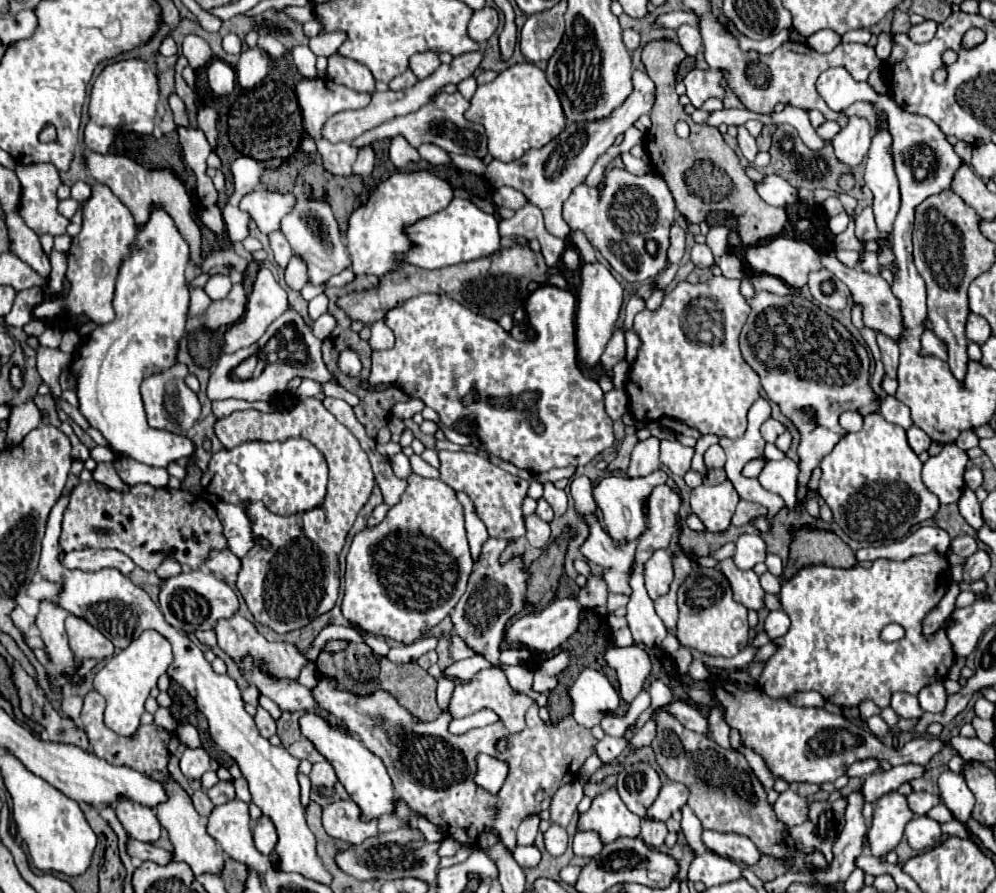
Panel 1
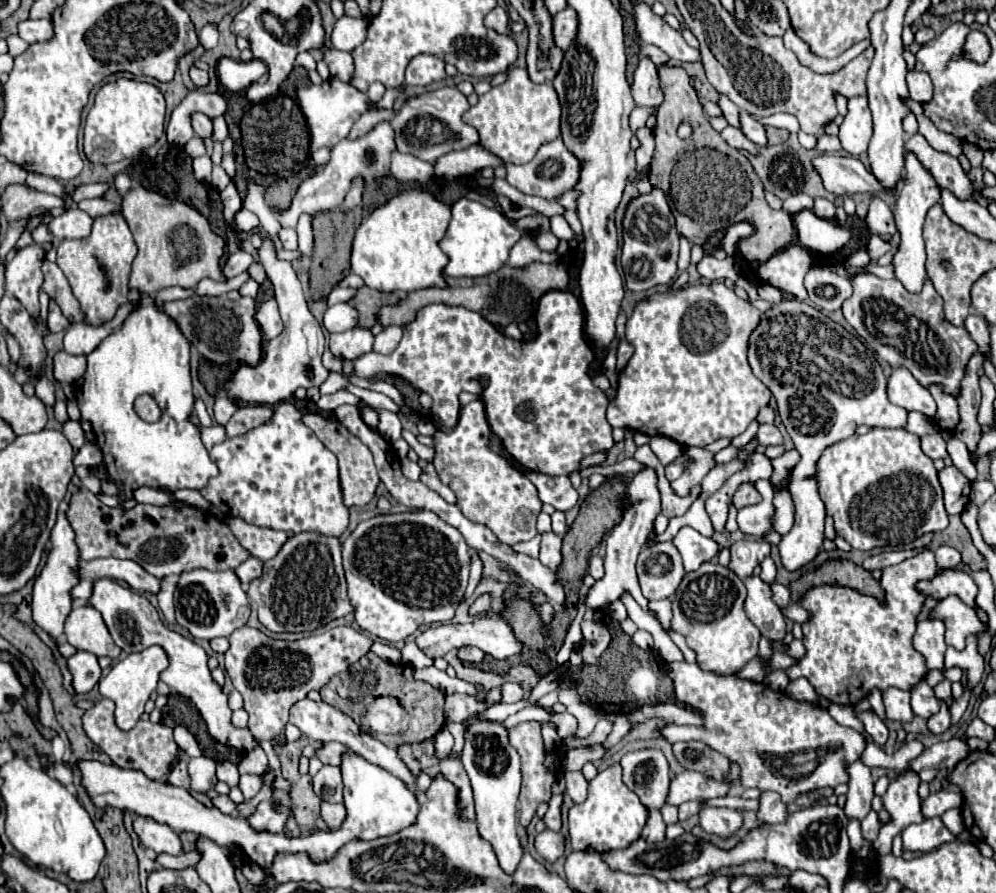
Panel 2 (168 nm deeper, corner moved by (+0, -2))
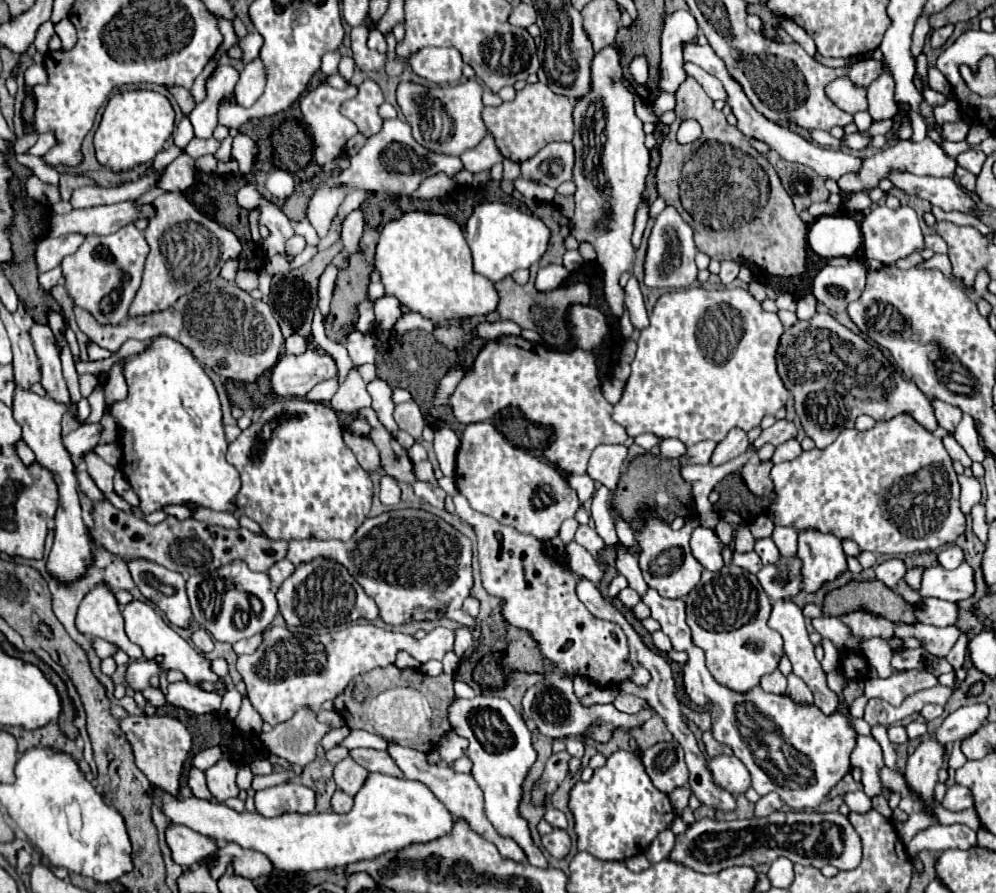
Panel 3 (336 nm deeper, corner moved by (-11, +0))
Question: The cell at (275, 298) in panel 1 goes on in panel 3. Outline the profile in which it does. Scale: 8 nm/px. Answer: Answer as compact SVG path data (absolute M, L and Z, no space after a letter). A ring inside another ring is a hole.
M294 333L292 337L286 339L286 353L304 353L304 349L306 349L306 343L300 335Z

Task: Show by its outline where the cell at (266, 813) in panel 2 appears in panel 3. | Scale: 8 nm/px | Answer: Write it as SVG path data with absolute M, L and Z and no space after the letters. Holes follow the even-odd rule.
M284 783L256 793L256 811L264 817L282 813L312 813L316 807L316 793L300 783Z

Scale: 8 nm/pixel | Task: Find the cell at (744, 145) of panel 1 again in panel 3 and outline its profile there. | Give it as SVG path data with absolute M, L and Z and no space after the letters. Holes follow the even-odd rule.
M686 63L684 67L686 67L688 75L690 75L690 77L694 77L694 79L704 87L704 91L708 93L708 97L710 97L710 99L714 99L714 101L716 101L716 99L726 101L726 91L724 91L722 83L720 83L714 75L706 73L704 69L700 69L700 67L698 67L698 65L694 65L694 63Z

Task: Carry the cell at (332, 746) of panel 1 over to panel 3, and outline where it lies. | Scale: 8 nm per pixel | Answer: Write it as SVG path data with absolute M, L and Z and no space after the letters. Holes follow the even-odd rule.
M370 773L366 785L358 791L350 813L284 813L280 817L264 817L260 813L236 813L224 803L210 803L198 797L176 799L158 791L162 809L172 823L186 825L196 833L216 841L234 841L244 849L264 853L280 871L314 871L346 867L356 861L376 859L380 853L404 849L412 843L428 843L452 831L452 813L432 795L432 791L410 779L398 779L382 773Z

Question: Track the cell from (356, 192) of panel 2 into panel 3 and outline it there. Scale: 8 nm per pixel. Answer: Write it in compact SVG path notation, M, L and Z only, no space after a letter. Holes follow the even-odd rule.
M360 209L352 211L344 223L342 223L342 241L344 241L344 247L342 251L334 257L334 263L340 267L340 269L346 269L348 267L348 257L352 257L354 253L360 251L360 237L362 237L362 231L364 231L364 215Z

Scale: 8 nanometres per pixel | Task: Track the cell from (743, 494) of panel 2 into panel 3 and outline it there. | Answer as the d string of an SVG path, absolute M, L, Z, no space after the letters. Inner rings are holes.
M748 461L744 467L742 467L742 477L748 485L748 489L758 495L758 497L764 497L764 495L770 495L774 491L774 485L770 481L770 469L772 469L772 461Z

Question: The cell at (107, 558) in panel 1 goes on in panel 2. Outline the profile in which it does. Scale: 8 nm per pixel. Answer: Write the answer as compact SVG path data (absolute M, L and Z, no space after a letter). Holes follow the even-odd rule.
M107 557L107 559L83 561L83 563L79 563L77 573L83 577L95 573L97 577L109 577L115 581L125 581L125 583L129 583L131 589L141 591L141 593L145 593L145 591L157 593L159 591L159 579L149 575L139 563L129 561L129 559Z

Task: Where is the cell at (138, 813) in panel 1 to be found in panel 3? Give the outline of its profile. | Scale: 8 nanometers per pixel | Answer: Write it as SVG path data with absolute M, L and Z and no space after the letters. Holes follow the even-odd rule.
M170 825L166 831L166 841L172 849L172 857L184 869L194 865L206 865L208 859L216 859L218 843L212 837L204 837L184 825Z

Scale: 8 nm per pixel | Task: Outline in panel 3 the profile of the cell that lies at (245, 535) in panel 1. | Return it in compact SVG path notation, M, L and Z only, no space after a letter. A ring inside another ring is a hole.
M396 509L382 513L378 517L368 517L354 537L350 541L318 541L318 539L304 539L304 541L290 541L288 549L288 561L294 565L300 565L304 561L312 561L316 557L328 557L332 561L338 561L348 569L348 573L362 585L362 589L376 601L380 607L380 617L386 623L392 625L404 625L410 623L410 613L422 605L422 607L448 607L450 615L448 619L454 619L462 625L466 625L470 631L478 627L476 619L462 613L460 605L468 597L472 587L472 543L468 537L458 533L452 525L448 525L444 519L422 511L422 509Z

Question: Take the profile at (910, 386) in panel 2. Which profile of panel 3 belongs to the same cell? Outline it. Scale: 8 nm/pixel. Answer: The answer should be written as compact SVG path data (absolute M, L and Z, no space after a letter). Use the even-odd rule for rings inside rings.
M932 399L932 403L934 403L934 411L936 411L936 419L940 427L944 427L948 433L954 433L956 425L962 421L962 411L938 399Z

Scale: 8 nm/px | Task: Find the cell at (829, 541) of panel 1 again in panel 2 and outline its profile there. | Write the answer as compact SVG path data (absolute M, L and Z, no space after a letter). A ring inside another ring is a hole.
M827 559L815 573L805 573L789 585L791 601L797 603L799 597L803 597L809 587L825 585L825 583L839 583L839 585L857 589L859 593L883 599L883 589L871 577L869 571L865 571L863 567L859 567L847 559Z

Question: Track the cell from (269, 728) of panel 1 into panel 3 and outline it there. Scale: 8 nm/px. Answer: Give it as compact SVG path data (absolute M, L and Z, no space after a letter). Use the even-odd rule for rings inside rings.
M372 623L352 625L338 633L326 633L324 637L314 637L314 641L298 637L286 627L272 627L262 635L264 639L258 651L252 655L240 655L236 667L246 683L254 709L272 727L288 721L300 707L310 707L318 713L322 703L338 697L354 677L376 667L394 665L398 651L406 651L416 661L426 663L432 659L440 661L444 653L454 647L454 631L446 627L436 627L424 639L386 631Z

